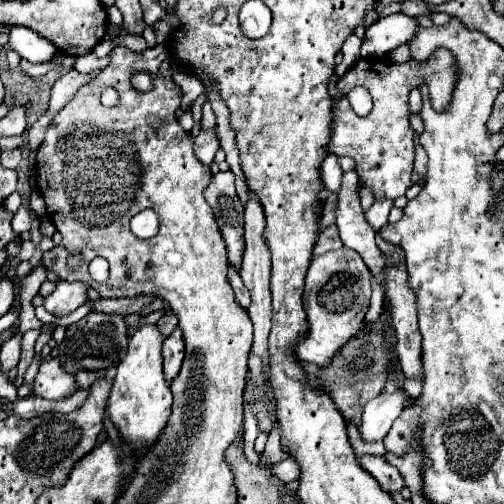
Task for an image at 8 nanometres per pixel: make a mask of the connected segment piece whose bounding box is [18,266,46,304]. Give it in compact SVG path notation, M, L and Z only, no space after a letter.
M36 266L36 268L32 270L32 274L28 274L28 276L20 282L18 289L20 302L22 302L22 304L30 304L32 298L38 294L40 284L42 284L44 280L46 280L46 270L44 270L44 266Z

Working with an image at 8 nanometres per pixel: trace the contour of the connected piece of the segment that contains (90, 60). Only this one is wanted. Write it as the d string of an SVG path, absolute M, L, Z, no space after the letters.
M86 54L86 56L80 56L76 58L76 64L74 68L82 74L92 74L94 70L102 70L110 64L110 56L104 56L104 58L96 58L94 54Z

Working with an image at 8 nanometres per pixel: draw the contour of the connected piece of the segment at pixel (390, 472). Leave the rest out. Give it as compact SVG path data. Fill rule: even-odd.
M362 456L360 466L374 476L374 480L380 484L386 492L400 492L404 488L404 478L398 472L398 468L390 466L382 456Z

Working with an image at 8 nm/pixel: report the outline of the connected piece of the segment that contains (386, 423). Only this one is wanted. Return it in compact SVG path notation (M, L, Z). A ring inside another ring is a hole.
M382 392L372 402L366 404L362 422L360 422L360 438L364 442L378 442L384 440L388 430L392 428L394 420L400 416L404 408L404 392Z

